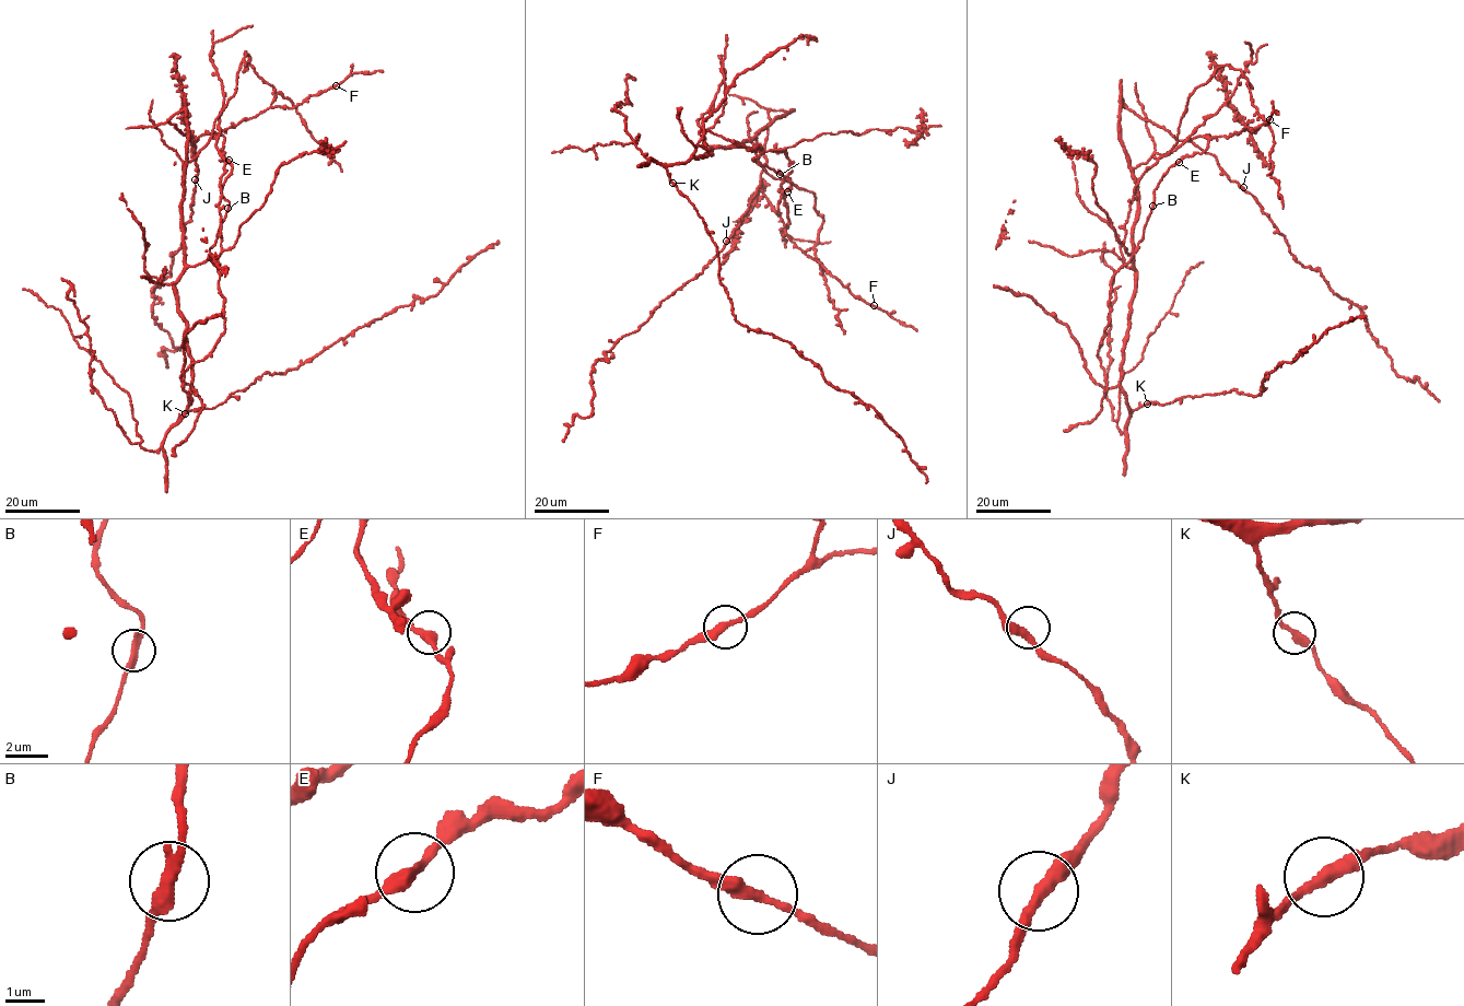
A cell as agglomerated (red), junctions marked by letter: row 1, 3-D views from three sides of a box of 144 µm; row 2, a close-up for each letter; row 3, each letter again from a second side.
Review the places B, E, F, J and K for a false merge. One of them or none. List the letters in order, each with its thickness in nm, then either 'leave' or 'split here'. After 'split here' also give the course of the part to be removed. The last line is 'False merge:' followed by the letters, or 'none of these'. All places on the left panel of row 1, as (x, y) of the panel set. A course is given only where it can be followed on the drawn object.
B: 320 nm | leave
E: 320 nm | leave
F: 320 nm | leave
J: 320 nm | leave
K: 320 nm | leave
False merge: none of these

